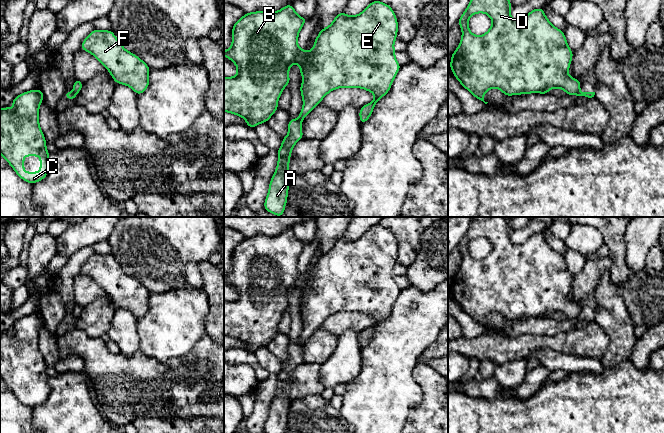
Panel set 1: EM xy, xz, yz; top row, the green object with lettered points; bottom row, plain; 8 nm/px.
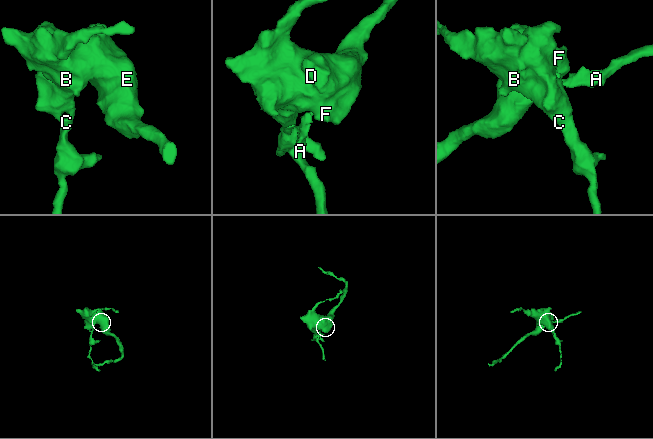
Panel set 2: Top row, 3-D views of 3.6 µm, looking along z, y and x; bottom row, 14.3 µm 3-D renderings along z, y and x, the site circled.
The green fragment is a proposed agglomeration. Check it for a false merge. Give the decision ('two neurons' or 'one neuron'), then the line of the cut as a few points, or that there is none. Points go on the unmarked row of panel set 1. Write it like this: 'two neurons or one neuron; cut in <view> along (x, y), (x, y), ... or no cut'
two neurons; cut in yz along (578, 315), (574, 318)

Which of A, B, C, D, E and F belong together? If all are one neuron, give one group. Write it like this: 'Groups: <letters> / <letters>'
Groups: A / B C D E F

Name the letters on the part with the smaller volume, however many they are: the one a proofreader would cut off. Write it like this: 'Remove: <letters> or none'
Remove: A

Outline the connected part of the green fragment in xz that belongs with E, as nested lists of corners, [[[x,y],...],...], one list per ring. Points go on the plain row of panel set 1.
[[[375,224],[358,239],[346,239],[342,235],[328,251],[318,257],[313,272],[308,276],[298,271],[298,259],[307,245],[308,243],[296,237],[292,228],[276,236],[246,237],[236,245],[232,252],[232,269],[224,275],[224,280],[237,291],[234,301],[224,301],[224,336],[242,341],[251,352],[266,347],[278,333],[277,327],[282,315],[290,307],[289,292],[297,287],[300,290],[300,299],[303,300],[300,310],[303,323],[303,331],[298,342],[300,345],[303,345],[329,316],[337,312],[362,312],[373,317],[375,322],[360,332],[360,348],[370,342],[376,327],[389,316],[401,291],[395,282],[394,266],[397,263],[398,246],[393,233],[388,228]]]

